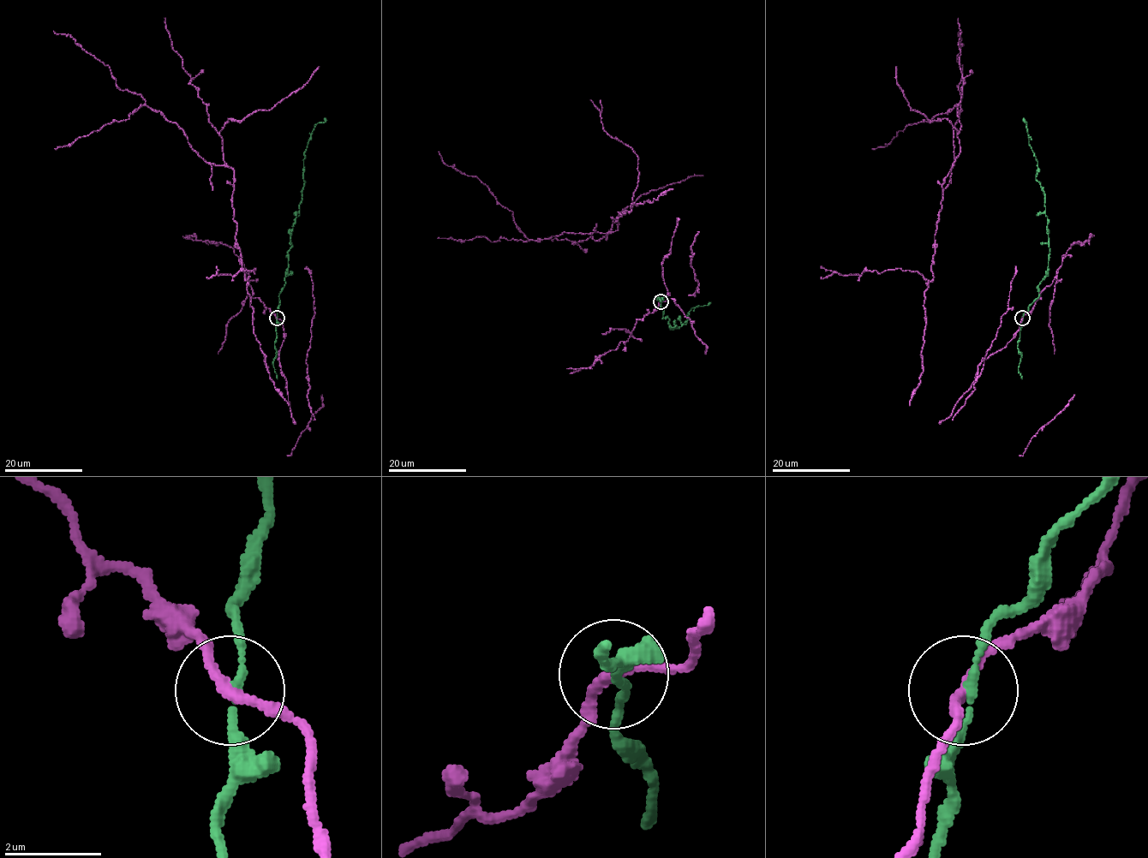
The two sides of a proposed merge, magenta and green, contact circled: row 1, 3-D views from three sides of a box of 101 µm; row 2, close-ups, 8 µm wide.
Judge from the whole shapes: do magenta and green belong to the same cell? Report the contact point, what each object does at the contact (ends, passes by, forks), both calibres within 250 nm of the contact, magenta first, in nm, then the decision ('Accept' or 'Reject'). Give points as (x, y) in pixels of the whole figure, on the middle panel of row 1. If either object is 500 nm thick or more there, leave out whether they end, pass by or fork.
Place: (660, 301). At the ring magenta passes by. At the ring green passes by. Thickness 200 nm (magenta) against 140 nm. Reject

